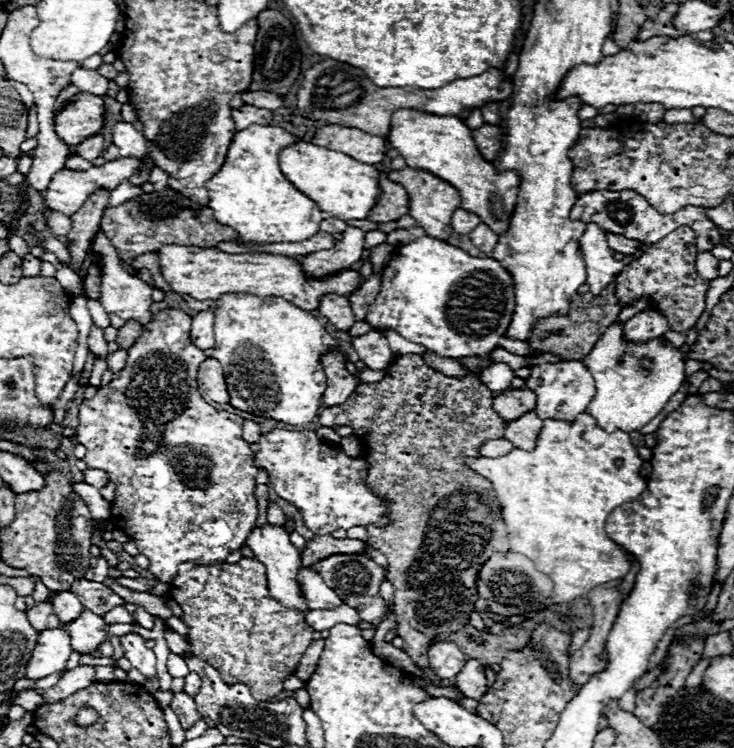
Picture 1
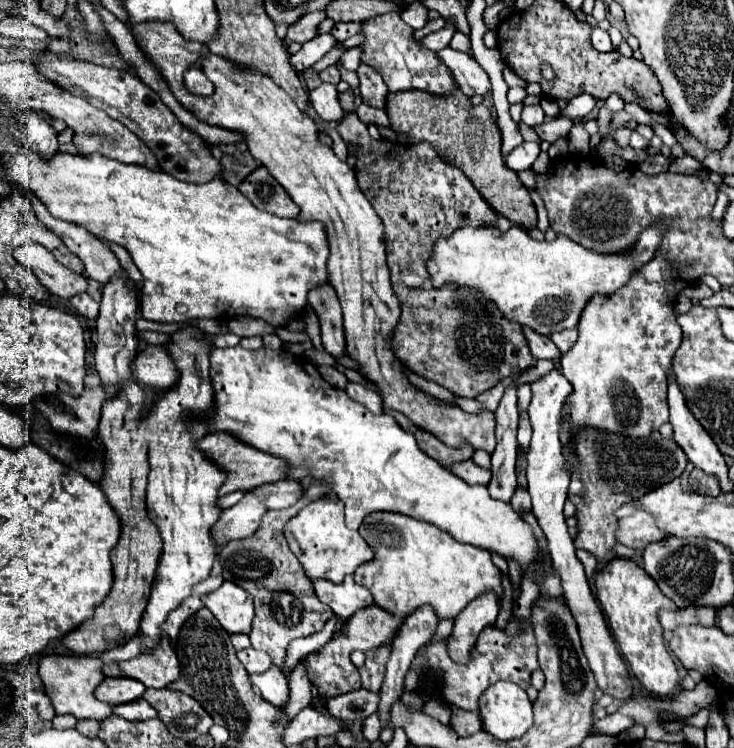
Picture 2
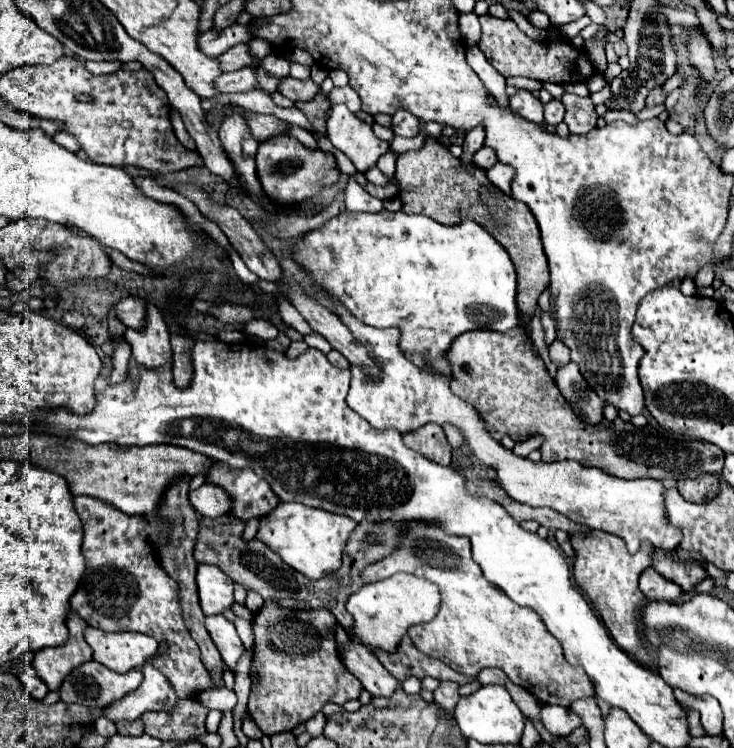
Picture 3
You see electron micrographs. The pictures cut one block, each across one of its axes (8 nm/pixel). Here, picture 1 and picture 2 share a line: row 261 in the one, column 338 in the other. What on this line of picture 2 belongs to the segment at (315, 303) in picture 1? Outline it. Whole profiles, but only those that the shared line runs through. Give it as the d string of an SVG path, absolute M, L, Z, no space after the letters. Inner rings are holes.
M170 22L138 24L132 28L132 34L138 46L146 50L154 66L162 72L172 94L182 106L194 112L202 122L244 134L252 156L270 170L270 174L300 206L298 220L324 222L330 242L330 284L336 288L344 312L348 354L362 366L362 374L378 386L384 406L402 412L412 424L432 432L448 446L468 442L475 450L492 454L496 444L494 412L482 410L478 414L468 414L458 406L448 406L436 398L430 398L406 380L402 372L404 366L394 352L386 356L386 348L390 348L390 334L396 326L394 322L400 318L400 302L390 286L384 250L384 226L372 204L358 188L354 170L346 162L340 162L332 148L320 144L312 118L300 112L292 98L284 94L284 90L278 88L270 78L256 70L240 70L232 62L210 54L210 50L198 42L186 42ZM198 60L202 60L204 74L216 86L214 94L208 98L188 94L182 84L184 70Z

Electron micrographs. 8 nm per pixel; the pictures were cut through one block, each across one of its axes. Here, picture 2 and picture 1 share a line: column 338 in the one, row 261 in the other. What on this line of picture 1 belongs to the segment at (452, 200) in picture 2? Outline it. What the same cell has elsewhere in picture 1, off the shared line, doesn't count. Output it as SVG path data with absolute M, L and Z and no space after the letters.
M166 188L162 192L142 194L138 198L126 200L116 208L104 210L100 228L112 242L112 246L118 250L118 256L124 264L132 264L132 260L140 254L158 252L164 244L190 244L190 246L210 248L216 246L218 242L228 242L238 238L238 232L214 220L214 214L208 206L200 206L172 188Z

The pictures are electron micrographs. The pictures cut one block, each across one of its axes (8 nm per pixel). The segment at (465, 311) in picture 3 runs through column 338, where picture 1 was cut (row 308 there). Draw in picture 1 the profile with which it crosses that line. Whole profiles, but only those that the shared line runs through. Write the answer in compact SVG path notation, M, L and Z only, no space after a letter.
M224 294L216 300L216 346L212 358L216 358L226 374L226 386L230 392L230 404L238 410L254 416L272 418L284 424L302 426L312 422L322 408L322 396L326 390L326 372L322 368L322 356L330 348L340 348L328 330L310 312L294 306L282 296L254 296L254 294Z

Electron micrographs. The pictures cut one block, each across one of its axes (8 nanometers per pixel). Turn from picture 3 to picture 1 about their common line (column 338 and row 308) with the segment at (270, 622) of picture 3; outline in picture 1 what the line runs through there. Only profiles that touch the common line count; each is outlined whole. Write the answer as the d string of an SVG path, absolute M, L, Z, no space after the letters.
M680 226L660 240L652 244L640 260L632 260L622 268L616 276L616 296L624 302L640 300L642 296L650 296L656 300L656 310L668 316L670 328L674 332L684 332L696 324L696 320L704 312L704 298L708 290L708 280L700 278L696 272L696 236L688 226Z

